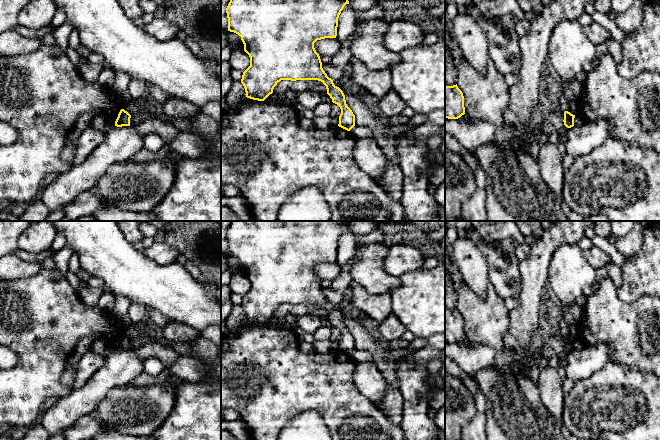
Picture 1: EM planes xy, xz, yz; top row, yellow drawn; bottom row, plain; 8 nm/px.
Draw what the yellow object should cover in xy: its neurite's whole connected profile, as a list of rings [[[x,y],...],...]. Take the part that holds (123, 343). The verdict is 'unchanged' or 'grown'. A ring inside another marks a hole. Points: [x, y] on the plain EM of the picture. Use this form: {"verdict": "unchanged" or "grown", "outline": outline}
{"verdict": "unchanged", "outline": [[[121,333],[115,345],[115,350],[117,351],[130,350],[130,342],[131,339],[124,333]]]}

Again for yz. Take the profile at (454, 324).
{"verdict": "unchanged", "outline": [[[457,308],[445,310],[445,342],[458,343],[465,338],[464,320]]]}

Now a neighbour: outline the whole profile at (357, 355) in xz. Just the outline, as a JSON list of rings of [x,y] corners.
[[[355,349],[350,354],[350,357],[353,359],[353,361],[356,361],[356,362],[375,364],[374,357],[373,357],[372,353],[369,351]]]

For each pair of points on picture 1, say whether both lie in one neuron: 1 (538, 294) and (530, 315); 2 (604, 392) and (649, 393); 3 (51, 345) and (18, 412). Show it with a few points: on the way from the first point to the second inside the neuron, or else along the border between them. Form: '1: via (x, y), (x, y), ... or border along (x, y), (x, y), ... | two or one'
1: via (533, 299), (530, 302), (530, 310) | one
2: via (615, 392), (638, 393) | one
3: via (41, 362), (36, 377), (18, 395) | one

